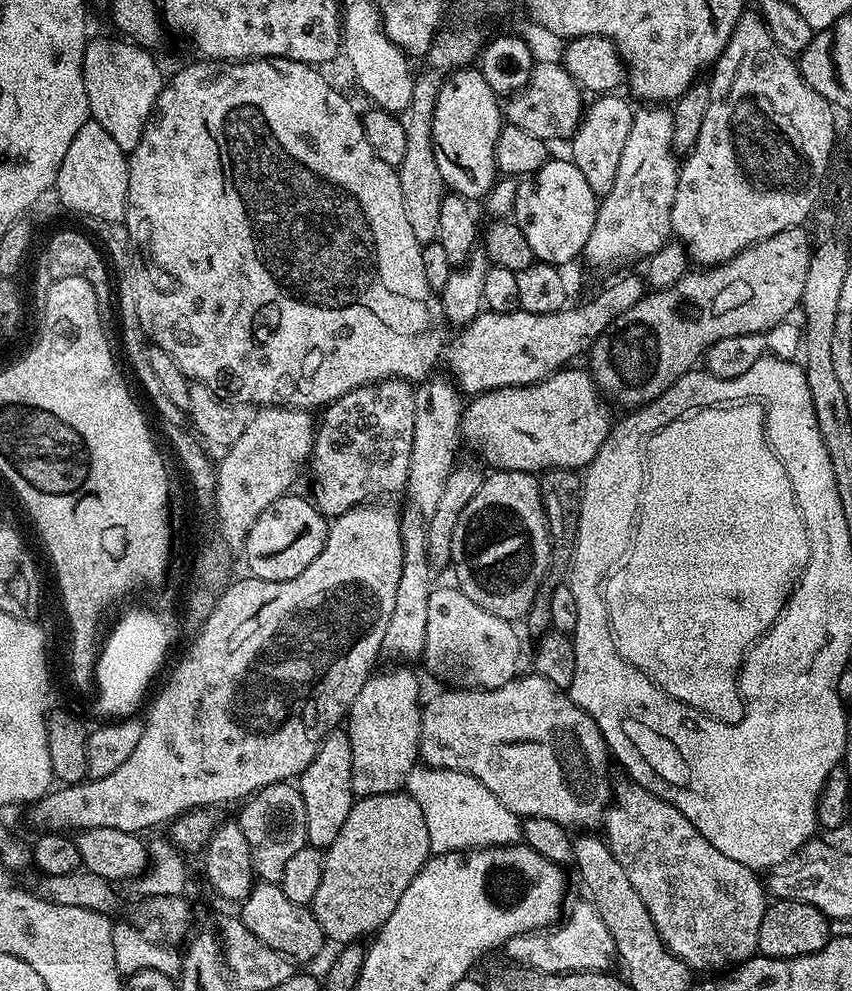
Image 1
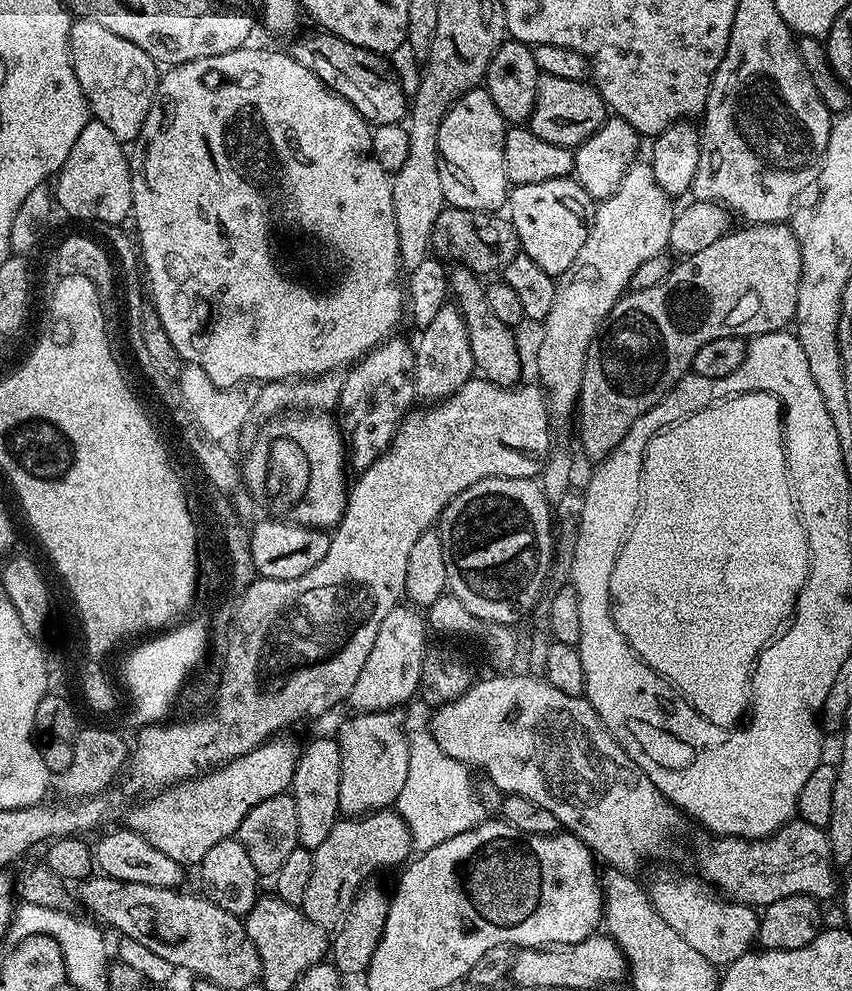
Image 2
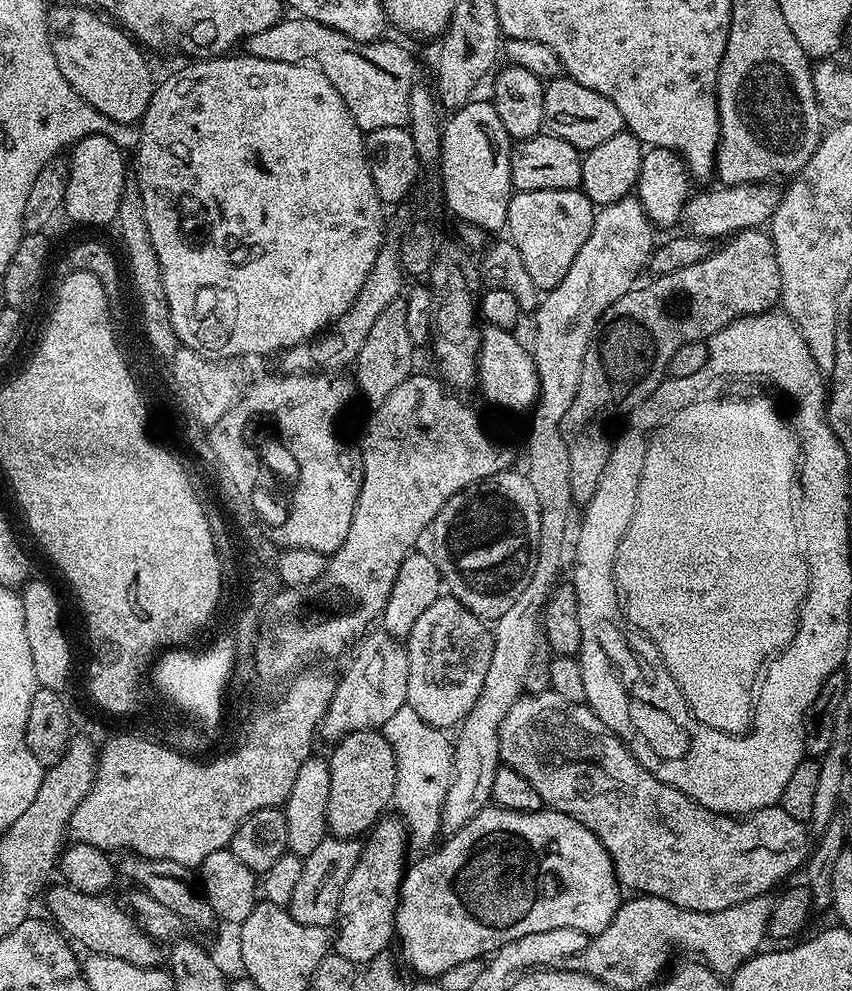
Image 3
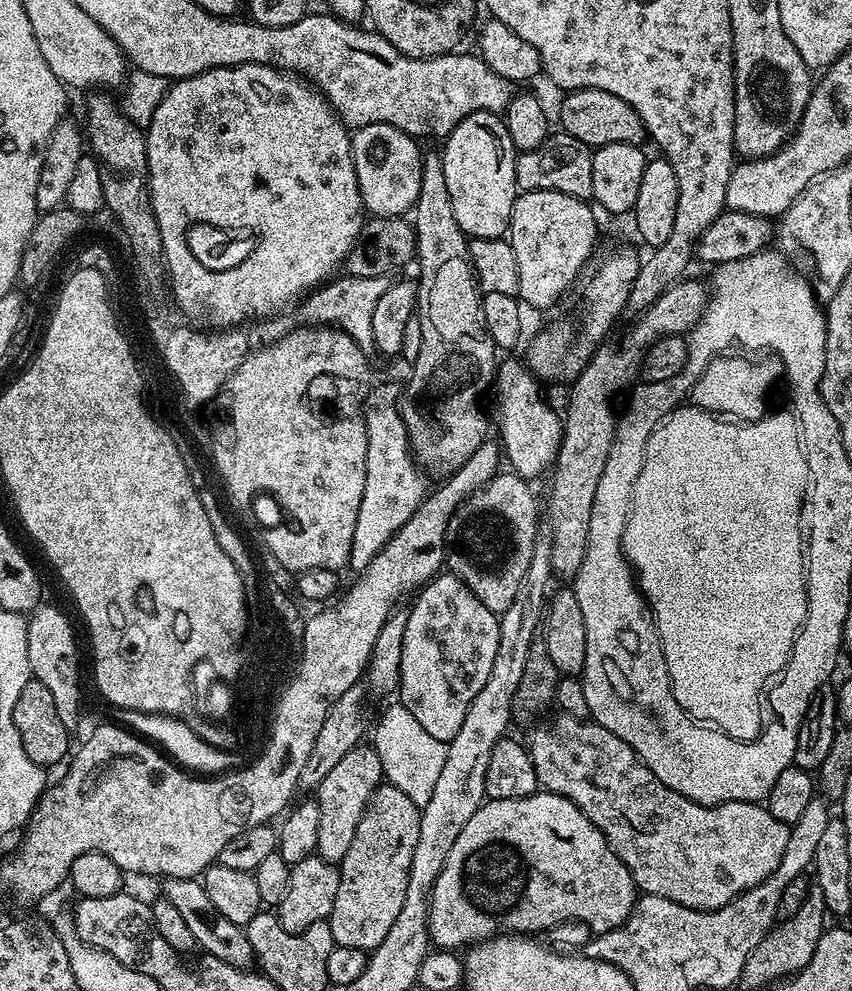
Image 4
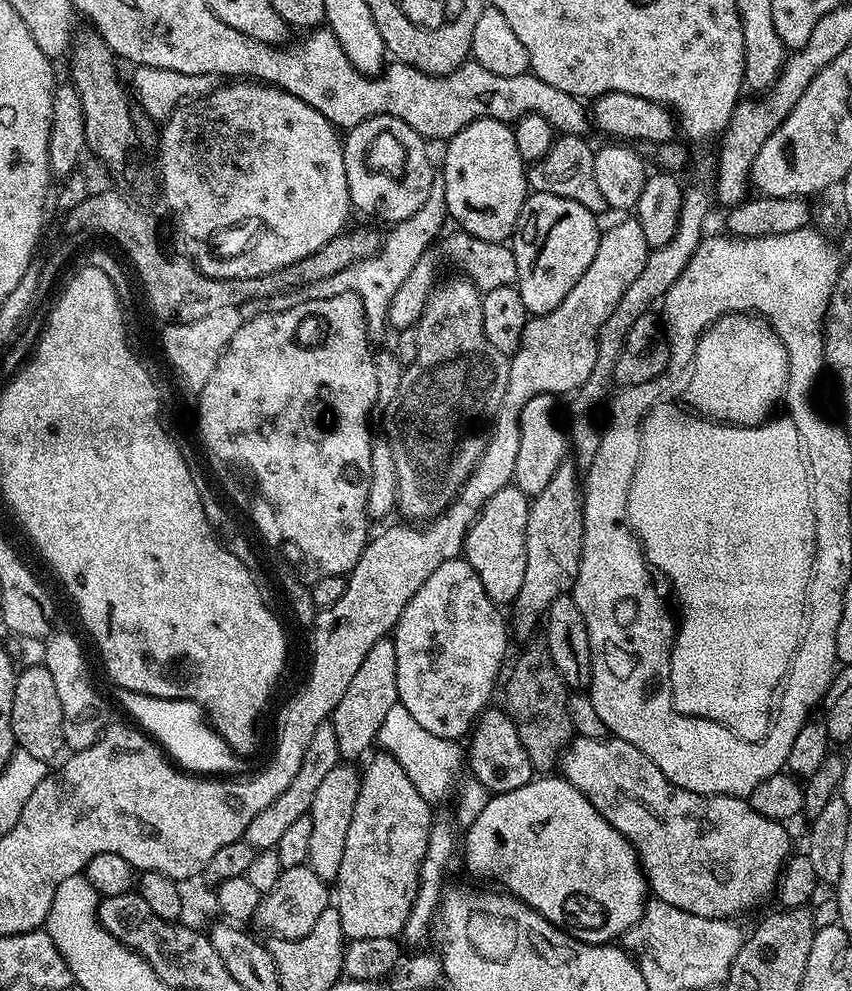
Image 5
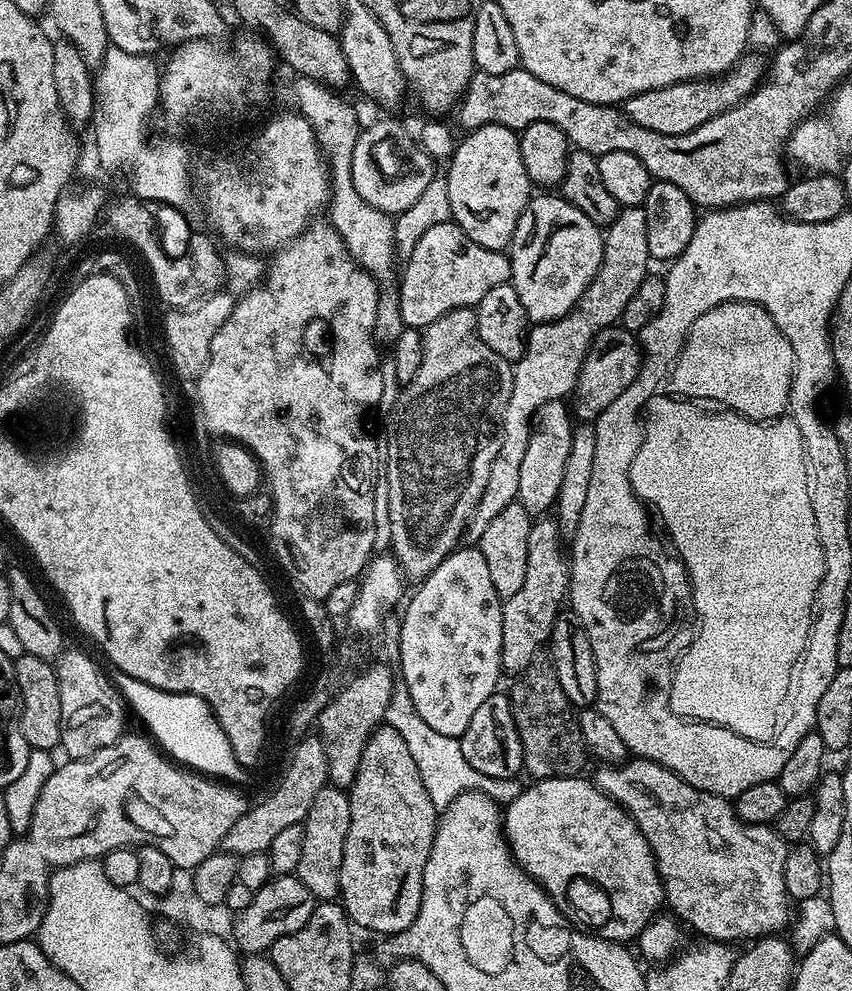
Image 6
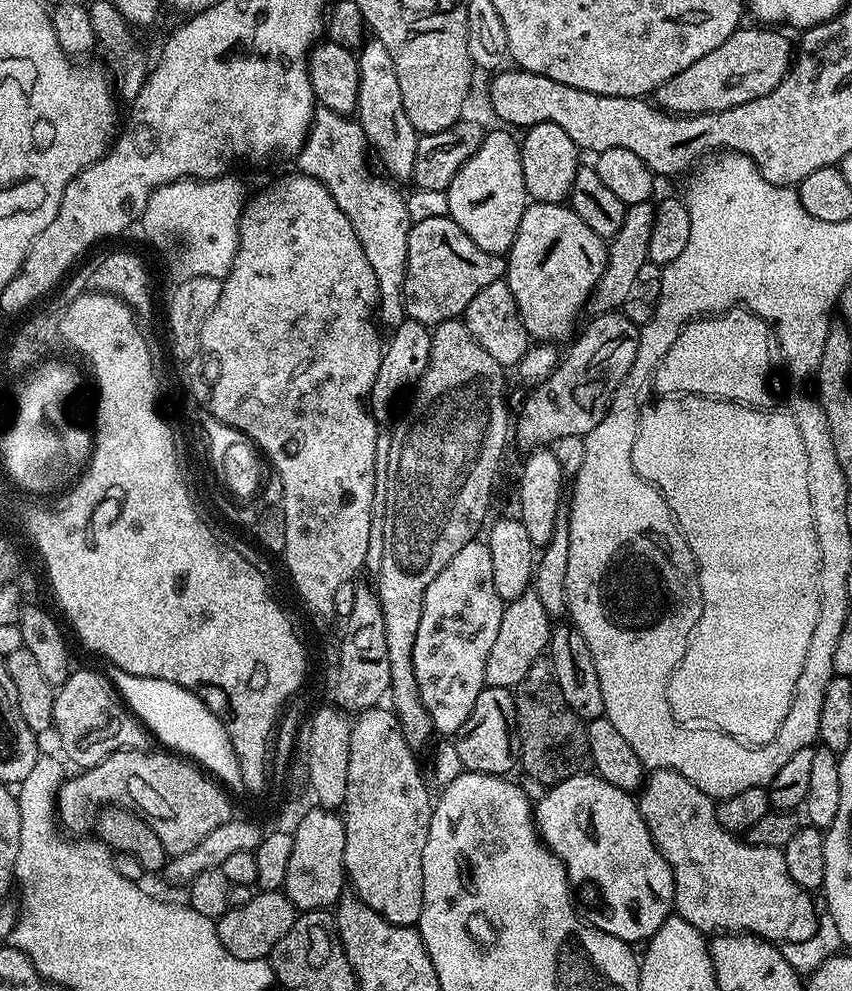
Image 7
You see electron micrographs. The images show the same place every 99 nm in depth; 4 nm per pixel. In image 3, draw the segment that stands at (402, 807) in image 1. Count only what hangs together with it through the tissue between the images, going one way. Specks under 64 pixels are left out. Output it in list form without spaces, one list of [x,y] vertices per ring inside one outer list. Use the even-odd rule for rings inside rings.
[[[331,834],[325,836],[323,842],[311,854],[303,857],[302,875],[294,889],[294,898],[290,898],[287,906],[289,914],[298,922],[302,922],[302,926],[331,929],[336,923],[346,878],[350,878],[350,870],[358,866],[361,851],[362,844],[359,839],[339,840]]]

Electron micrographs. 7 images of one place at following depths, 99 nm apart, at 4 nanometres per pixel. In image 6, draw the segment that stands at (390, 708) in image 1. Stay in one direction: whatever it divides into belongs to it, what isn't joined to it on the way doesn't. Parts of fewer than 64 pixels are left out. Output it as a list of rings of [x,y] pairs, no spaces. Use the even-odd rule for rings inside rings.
[[[331,786],[318,790],[314,803],[310,805],[310,814],[306,814],[303,822],[302,859],[299,860],[294,875],[300,879],[302,886],[314,894],[317,901],[332,902],[340,895],[340,871],[342,870],[342,850],[346,846],[346,830],[350,830],[350,802],[345,789]]]

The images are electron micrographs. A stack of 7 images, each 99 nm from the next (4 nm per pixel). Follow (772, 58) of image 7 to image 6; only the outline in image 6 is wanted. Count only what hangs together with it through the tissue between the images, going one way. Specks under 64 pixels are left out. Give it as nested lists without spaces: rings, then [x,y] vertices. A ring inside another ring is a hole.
[[[745,54],[736,65],[717,80],[684,81],[658,90],[646,90],[624,101],[622,111],[638,126],[654,130],[654,134],[690,134],[702,122],[730,110],[760,87],[766,76],[766,64],[756,56]]]

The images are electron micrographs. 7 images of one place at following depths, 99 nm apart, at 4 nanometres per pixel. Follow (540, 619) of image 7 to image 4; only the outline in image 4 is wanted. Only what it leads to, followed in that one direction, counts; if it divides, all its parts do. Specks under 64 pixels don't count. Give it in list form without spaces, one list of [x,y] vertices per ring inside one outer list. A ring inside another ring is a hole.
[[[681,278],[671,284],[648,308],[635,317],[636,321],[620,336],[617,344],[605,342],[592,353],[588,365],[571,381],[568,409],[563,409],[564,433],[556,463],[551,471],[552,489],[548,492],[548,525],[546,531],[552,540],[550,562],[557,577],[575,577],[586,554],[590,534],[590,510],[594,510],[594,493],[598,478],[606,467],[606,454],[610,454],[612,435],[616,432],[612,399],[637,383],[642,372],[644,353],[664,336],[686,334],[700,321],[706,303],[706,288],[696,280]]]

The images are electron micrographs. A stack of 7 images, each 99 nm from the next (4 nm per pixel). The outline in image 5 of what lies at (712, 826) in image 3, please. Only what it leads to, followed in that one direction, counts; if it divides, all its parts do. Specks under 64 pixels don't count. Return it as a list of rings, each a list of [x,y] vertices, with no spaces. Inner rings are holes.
[[[576,736],[564,749],[558,768],[563,779],[578,789],[590,806],[594,806],[594,810],[598,810],[598,814],[602,814],[602,818],[630,842],[655,899],[702,918],[732,920],[739,917],[739,912],[748,912],[755,904],[773,895],[780,869],[793,851],[792,840],[781,821],[762,818],[762,814],[748,805],[747,799],[703,796],[682,790],[682,786],[674,786],[674,782],[670,782],[666,774],[638,750],[638,746],[630,746],[630,742],[615,738],[599,740]]]

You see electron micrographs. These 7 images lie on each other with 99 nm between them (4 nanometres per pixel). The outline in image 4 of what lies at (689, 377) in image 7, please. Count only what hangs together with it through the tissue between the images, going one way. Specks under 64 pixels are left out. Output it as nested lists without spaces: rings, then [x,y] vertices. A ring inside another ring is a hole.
[[[721,354],[706,366],[706,370],[698,378],[698,382],[692,388],[690,400],[697,408],[713,414],[719,414],[724,418],[731,418],[736,422],[751,422],[764,419],[768,408],[768,395],[776,384],[776,379],[782,376],[782,365],[775,355],[768,354],[763,358],[749,358],[747,355],[740,356],[735,360],[732,354]]]

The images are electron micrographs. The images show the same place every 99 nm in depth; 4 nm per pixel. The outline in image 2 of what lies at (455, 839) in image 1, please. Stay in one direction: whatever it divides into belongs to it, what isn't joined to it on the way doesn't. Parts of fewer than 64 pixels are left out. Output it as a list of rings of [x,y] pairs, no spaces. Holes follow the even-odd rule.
[[[420,712],[409,715],[406,727],[409,731],[410,770],[406,773],[406,783],[402,786],[402,794],[398,794],[394,808],[410,830],[413,849],[421,853],[446,842],[446,838],[454,838],[456,834],[477,828],[484,823],[486,813],[483,802],[476,797],[469,765],[443,752],[432,737],[426,716]]]

